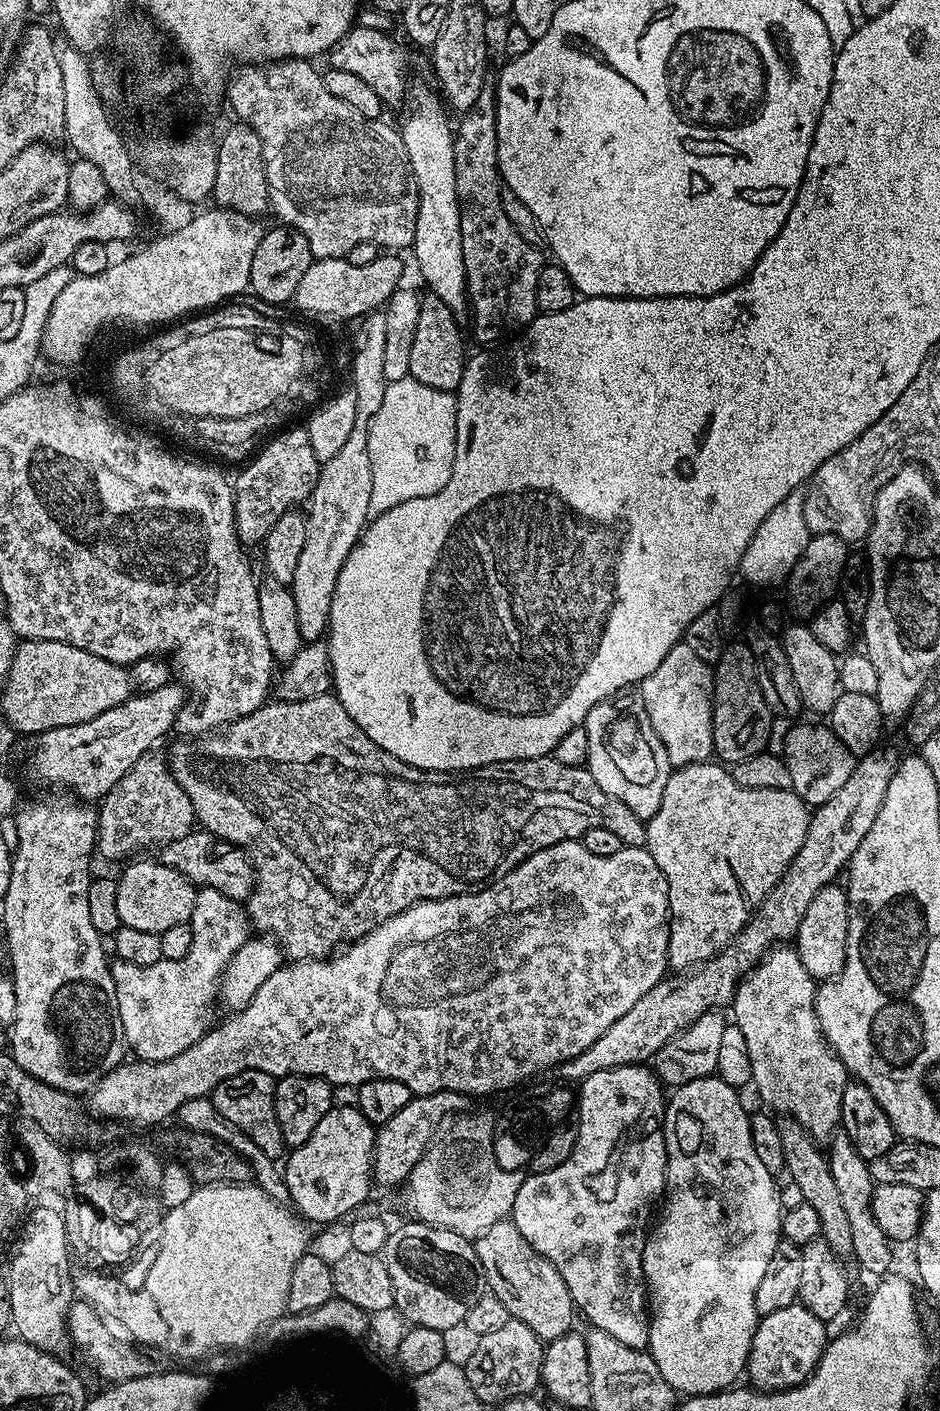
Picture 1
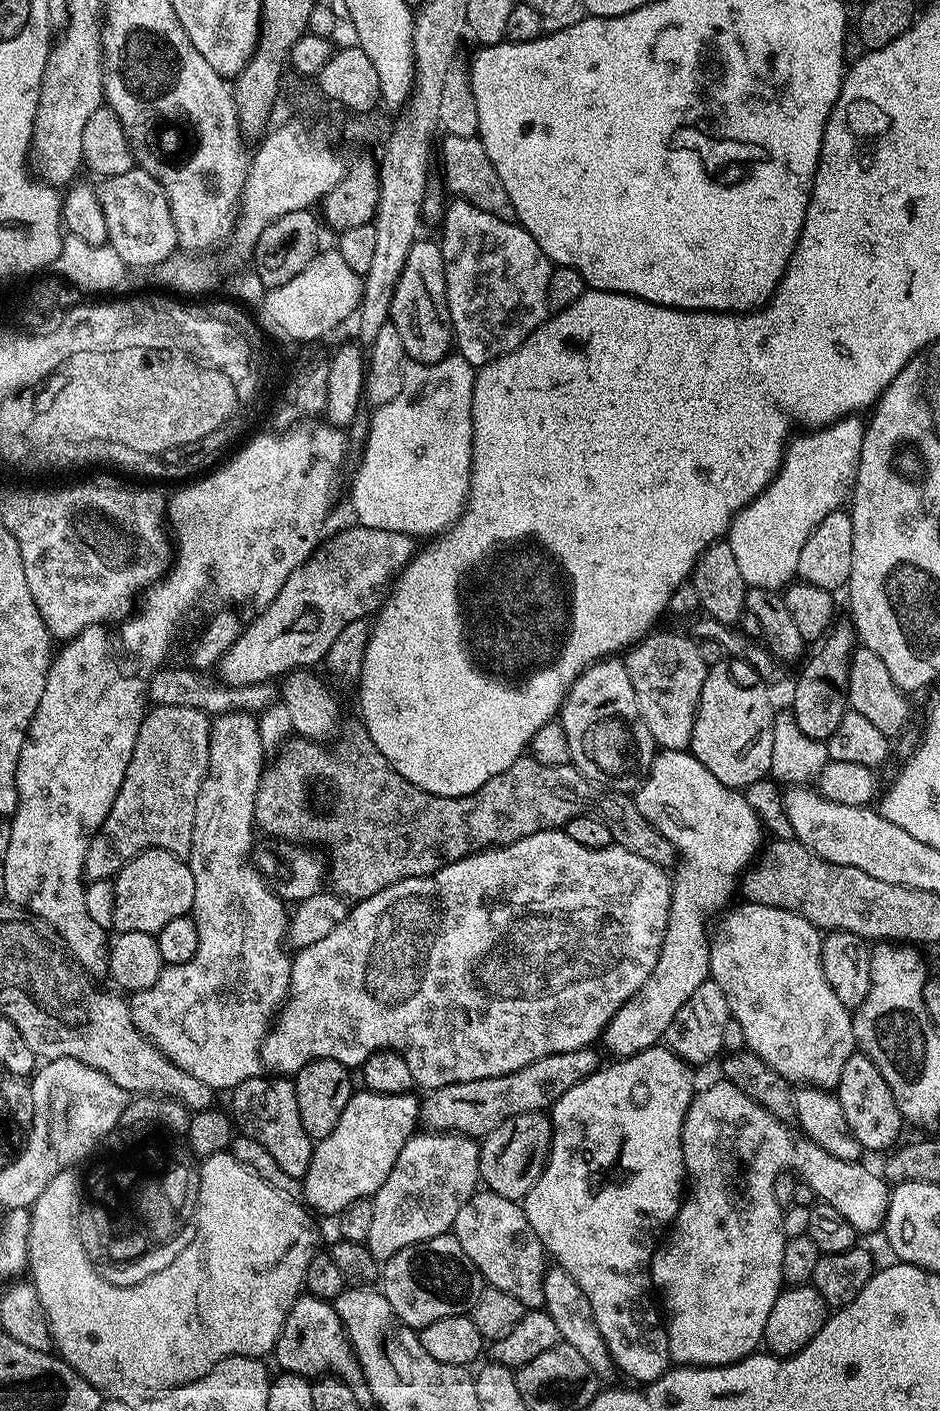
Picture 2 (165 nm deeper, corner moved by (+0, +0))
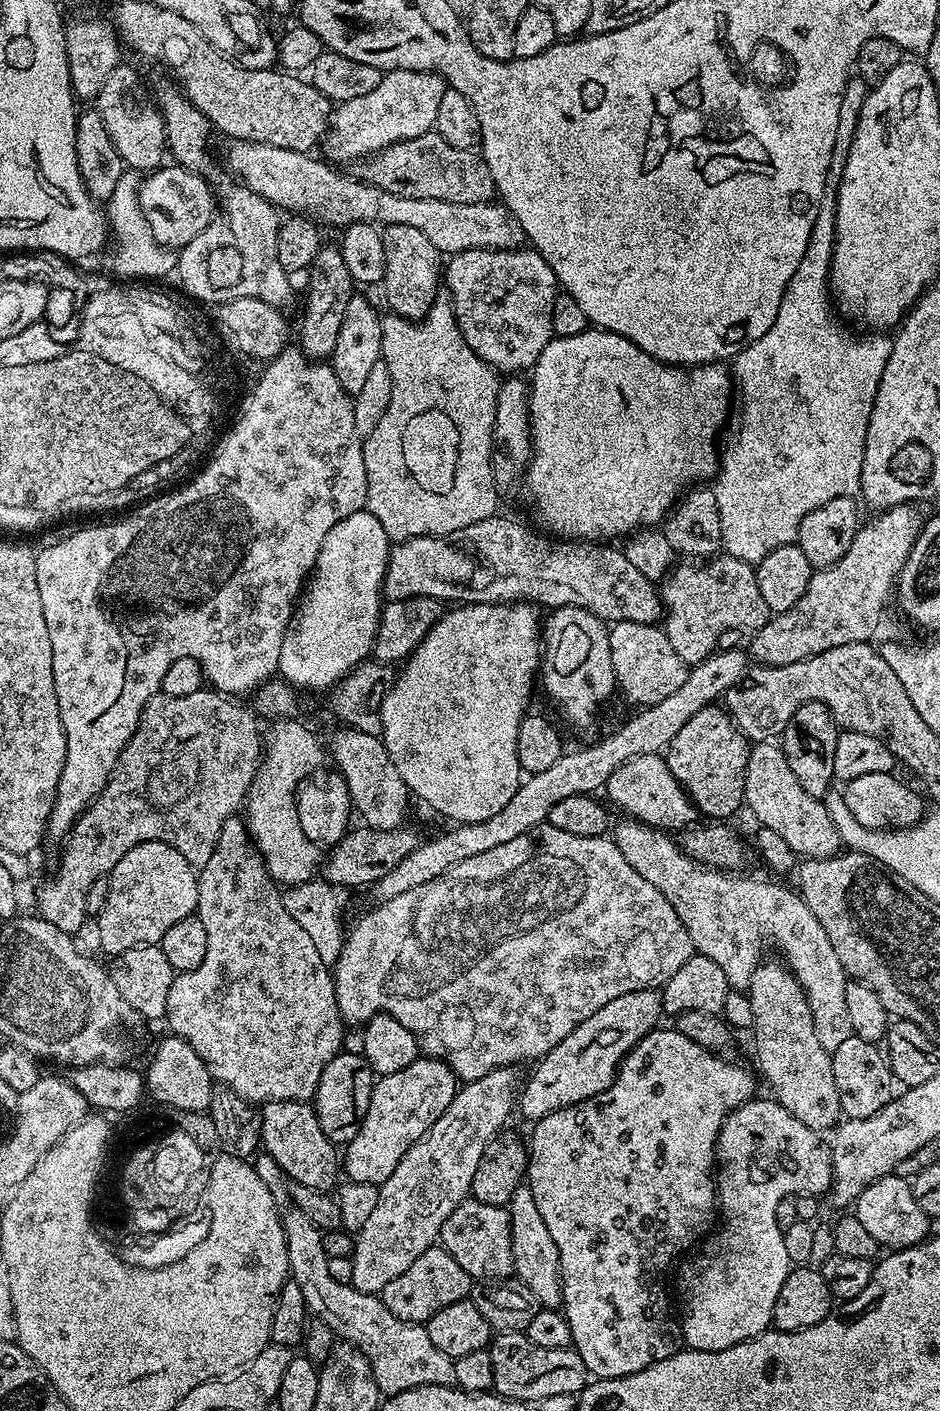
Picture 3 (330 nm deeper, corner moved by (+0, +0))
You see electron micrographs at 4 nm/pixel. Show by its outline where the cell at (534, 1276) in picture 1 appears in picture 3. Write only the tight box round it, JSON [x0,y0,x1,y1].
[439,1200,514,1282]

